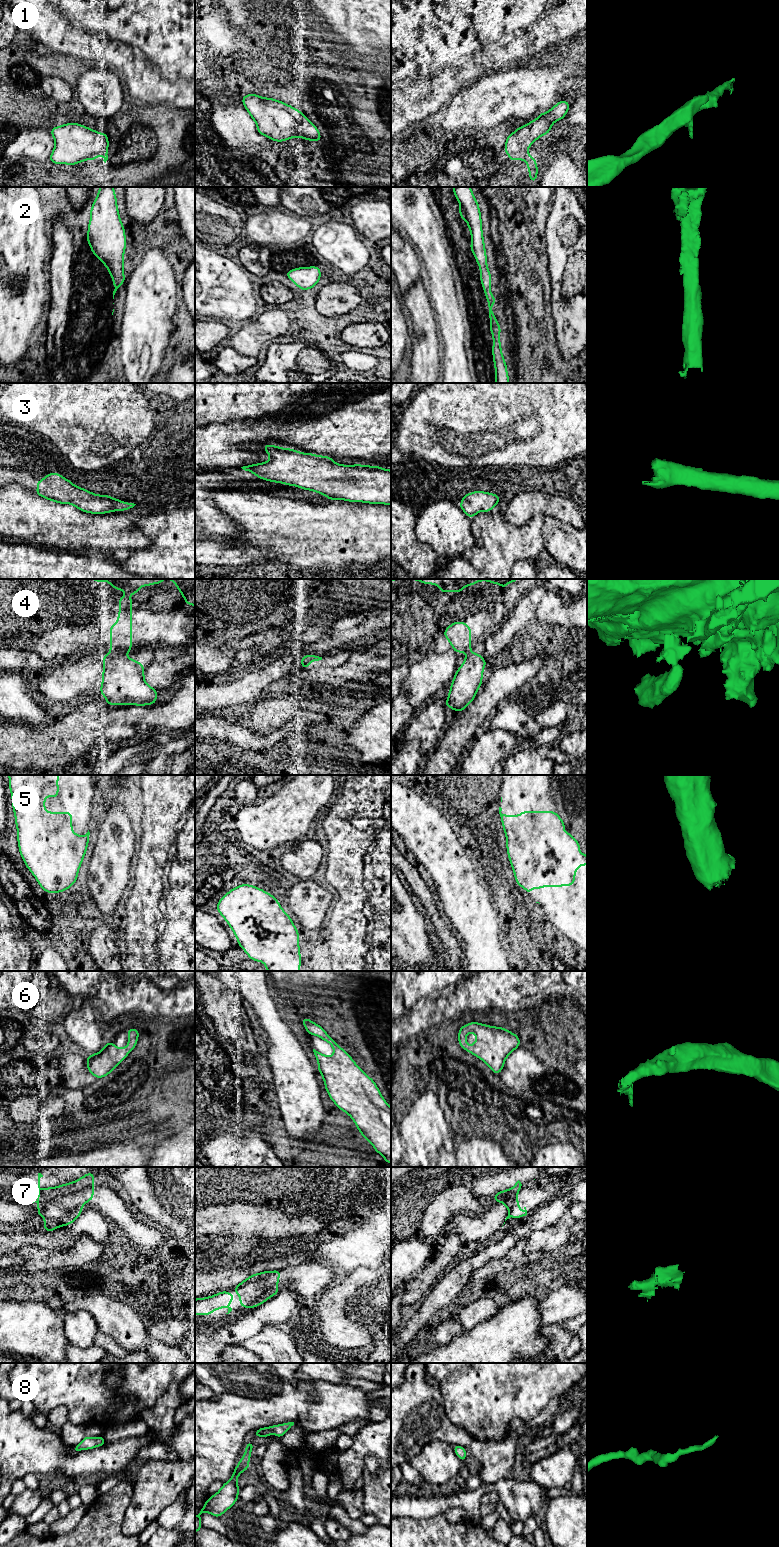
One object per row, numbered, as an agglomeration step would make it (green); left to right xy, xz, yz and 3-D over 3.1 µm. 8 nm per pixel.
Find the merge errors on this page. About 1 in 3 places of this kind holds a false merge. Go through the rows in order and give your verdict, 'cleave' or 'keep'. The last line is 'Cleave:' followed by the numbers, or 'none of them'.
1: keep
2: keep
3: keep
4: cleave
5: keep
6: keep
7: keep
8: keep
Cleave: 4

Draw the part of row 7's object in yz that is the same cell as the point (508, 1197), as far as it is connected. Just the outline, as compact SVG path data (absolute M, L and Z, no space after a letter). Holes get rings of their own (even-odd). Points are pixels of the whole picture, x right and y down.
M518 1177L515 1183L513 1188L494 1194L493 1200L495 1202L502 1202L509 1210L509 1214L505 1221L511 1217L521 1218L527 1215L526 1207L524 1207L524 1211L519 1210L520 1205L517 1199L518 1192L523 1187L521 1178Z

